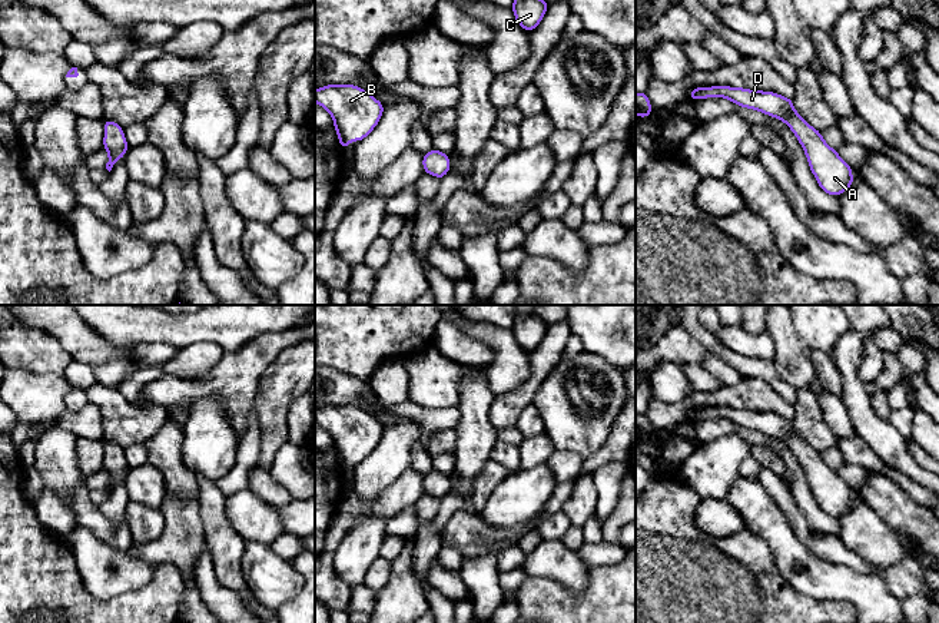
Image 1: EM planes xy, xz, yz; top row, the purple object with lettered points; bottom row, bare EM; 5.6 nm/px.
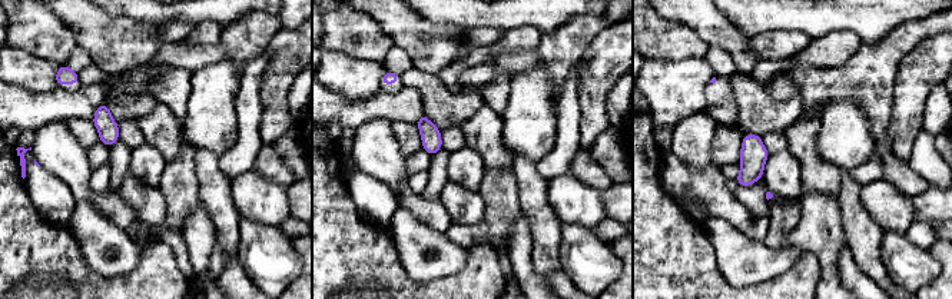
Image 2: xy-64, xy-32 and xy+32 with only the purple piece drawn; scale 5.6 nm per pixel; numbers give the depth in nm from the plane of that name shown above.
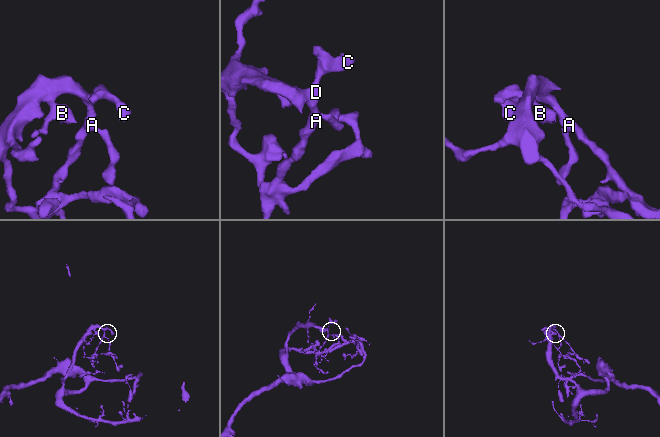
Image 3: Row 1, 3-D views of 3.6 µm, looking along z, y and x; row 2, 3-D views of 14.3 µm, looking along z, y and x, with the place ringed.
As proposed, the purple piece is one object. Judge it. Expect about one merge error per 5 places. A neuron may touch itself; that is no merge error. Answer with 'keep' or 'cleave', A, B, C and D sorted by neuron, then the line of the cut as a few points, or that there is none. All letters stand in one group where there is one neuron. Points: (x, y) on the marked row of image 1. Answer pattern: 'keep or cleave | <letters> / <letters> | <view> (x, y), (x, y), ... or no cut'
keep | A B C D | no cut

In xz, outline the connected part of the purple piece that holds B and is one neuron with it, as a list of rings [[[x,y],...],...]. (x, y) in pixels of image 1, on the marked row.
[[[328,84],[316,89],[315,102],[331,113],[342,149],[348,149],[348,143],[352,139],[358,143],[366,137],[368,133],[378,125],[385,109],[384,105],[374,97],[374,95],[355,84]]]

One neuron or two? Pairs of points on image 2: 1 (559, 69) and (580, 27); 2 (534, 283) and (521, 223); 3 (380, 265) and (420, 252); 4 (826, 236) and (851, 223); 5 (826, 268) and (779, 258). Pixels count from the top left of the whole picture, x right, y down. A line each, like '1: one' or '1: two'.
1: one
2: one
3: two
4: two
5: two

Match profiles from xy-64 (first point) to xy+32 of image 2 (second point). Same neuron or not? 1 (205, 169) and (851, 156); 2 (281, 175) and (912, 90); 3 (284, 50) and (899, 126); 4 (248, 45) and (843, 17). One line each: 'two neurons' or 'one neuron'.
1: two neurons
2: two neurons
3: one neuron
4: two neurons

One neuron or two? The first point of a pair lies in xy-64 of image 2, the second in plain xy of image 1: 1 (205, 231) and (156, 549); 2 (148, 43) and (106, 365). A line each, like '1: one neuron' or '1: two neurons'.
1: two neurons
2: one neuron

